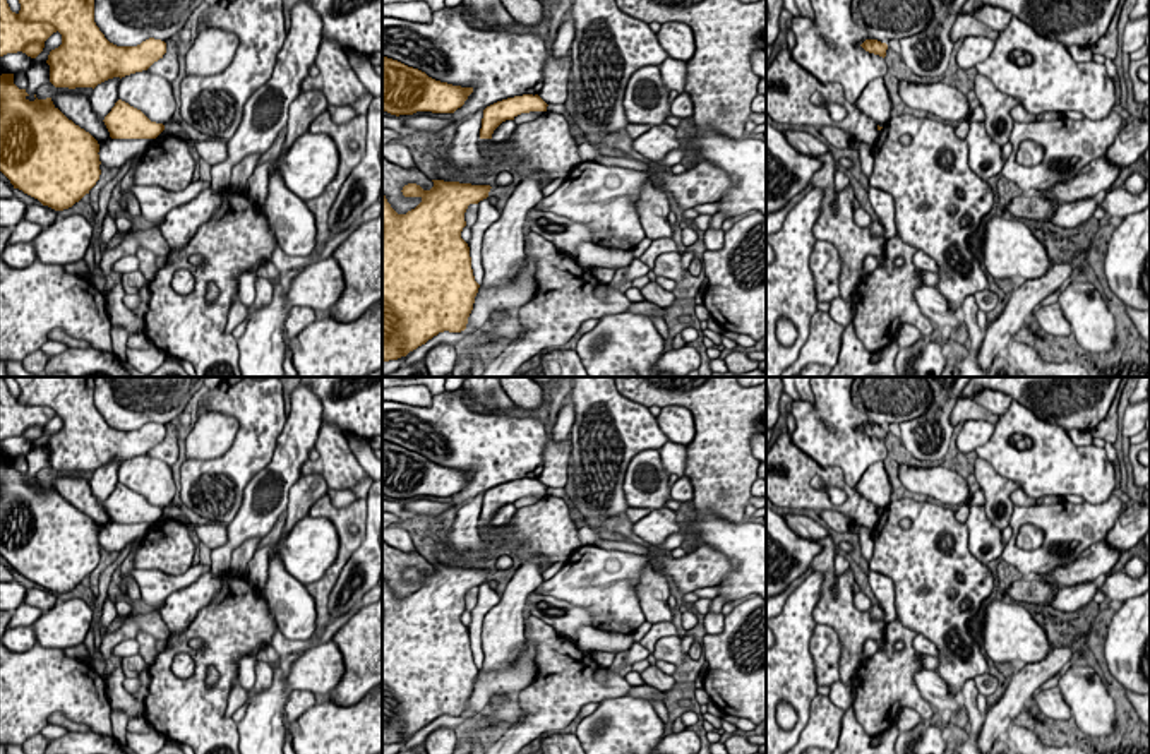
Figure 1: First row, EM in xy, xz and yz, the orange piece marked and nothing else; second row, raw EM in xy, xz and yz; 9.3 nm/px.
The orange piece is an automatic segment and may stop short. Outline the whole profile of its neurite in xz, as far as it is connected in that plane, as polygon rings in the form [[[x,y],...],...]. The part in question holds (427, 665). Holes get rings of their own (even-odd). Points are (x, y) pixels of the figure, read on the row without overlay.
[[[432,564],[434,571],[423,574],[416,567],[403,571],[404,581],[420,581],[422,586],[398,598],[386,579],[382,579],[382,744],[398,744],[410,735],[425,728],[439,716],[461,716],[466,713],[468,701],[473,694],[475,680],[480,668],[475,665],[471,653],[470,631],[461,622],[466,610],[464,596],[470,588],[478,588],[488,581],[490,569],[471,569],[459,566]]]

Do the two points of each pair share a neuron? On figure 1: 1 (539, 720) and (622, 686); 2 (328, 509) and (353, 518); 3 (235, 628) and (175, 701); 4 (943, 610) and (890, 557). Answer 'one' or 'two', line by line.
1: one
2: one
3: one
4: one

